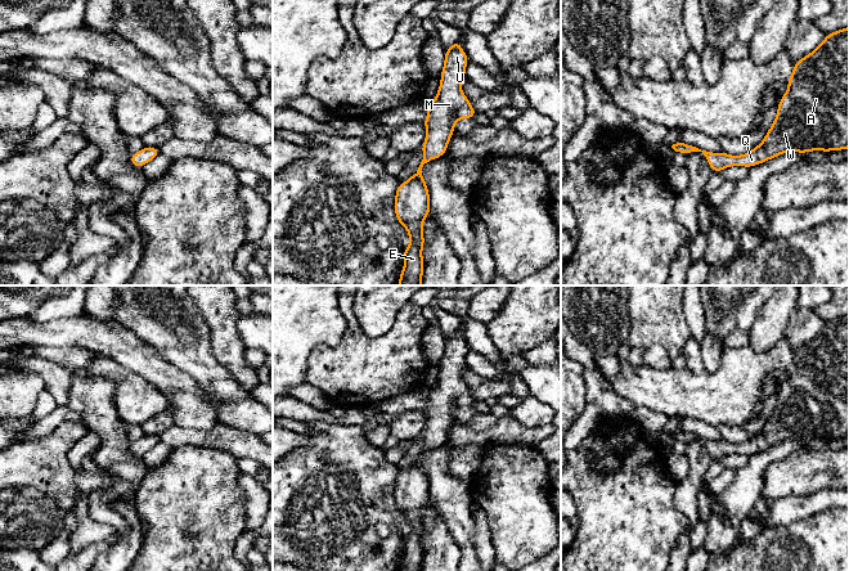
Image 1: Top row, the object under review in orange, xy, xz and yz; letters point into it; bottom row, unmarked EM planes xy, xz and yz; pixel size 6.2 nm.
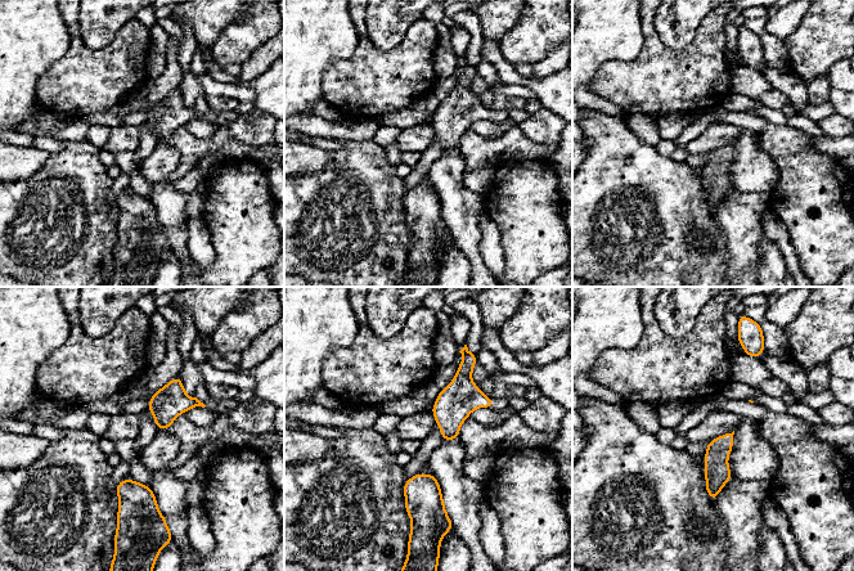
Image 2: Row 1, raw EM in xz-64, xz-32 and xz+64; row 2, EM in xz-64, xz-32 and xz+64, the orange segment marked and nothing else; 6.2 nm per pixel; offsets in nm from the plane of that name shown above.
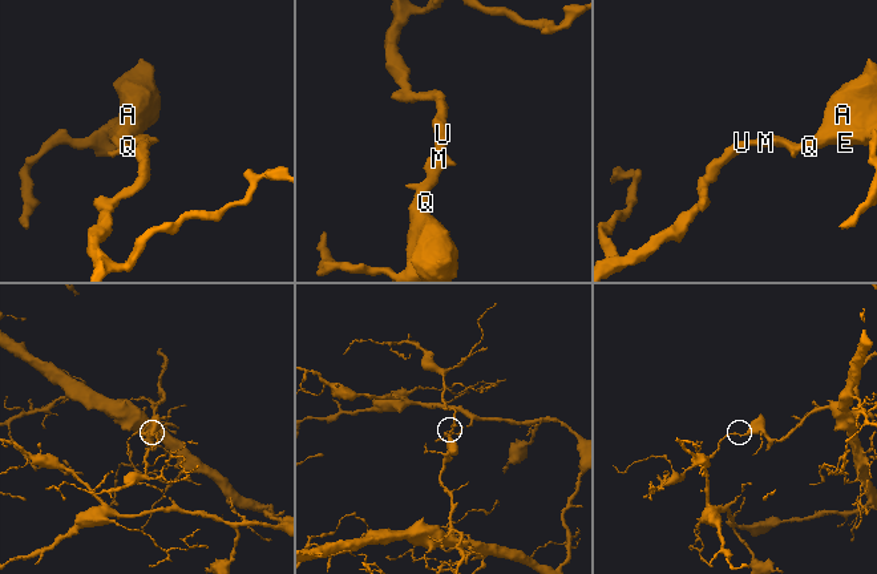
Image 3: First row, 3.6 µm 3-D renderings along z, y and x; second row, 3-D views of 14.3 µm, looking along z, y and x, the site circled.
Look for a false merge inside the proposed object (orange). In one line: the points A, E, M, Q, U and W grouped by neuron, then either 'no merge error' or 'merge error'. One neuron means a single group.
groups A E M Q U W; no merge error

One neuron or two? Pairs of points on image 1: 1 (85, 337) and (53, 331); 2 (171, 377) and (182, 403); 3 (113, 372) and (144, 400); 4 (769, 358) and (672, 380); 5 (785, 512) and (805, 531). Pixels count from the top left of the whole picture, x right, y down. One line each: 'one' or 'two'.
1: one
2: two
3: one
4: one
5: two

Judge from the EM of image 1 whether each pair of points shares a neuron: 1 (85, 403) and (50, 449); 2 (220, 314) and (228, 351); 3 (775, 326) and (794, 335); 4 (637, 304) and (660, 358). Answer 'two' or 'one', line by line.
1: two
2: one
3: two
4: two

